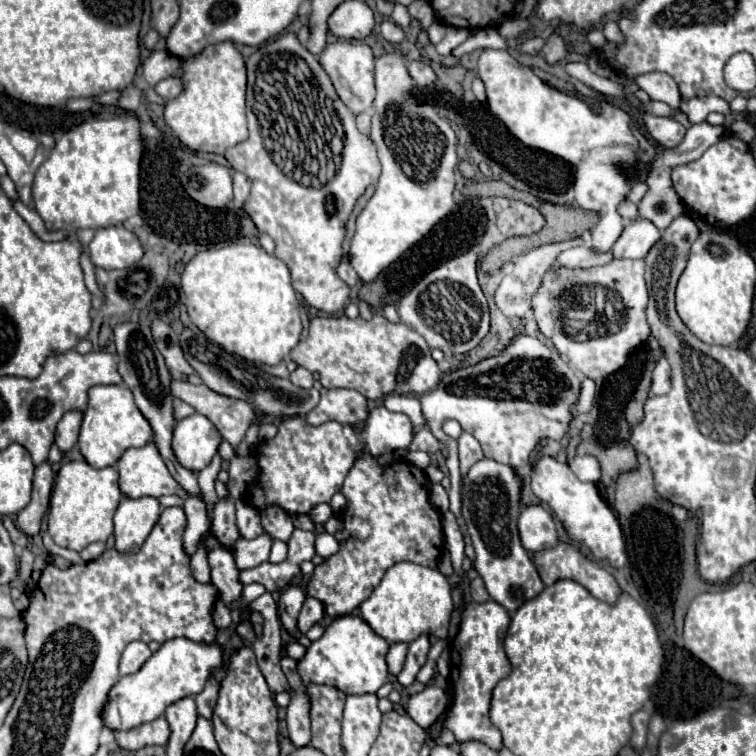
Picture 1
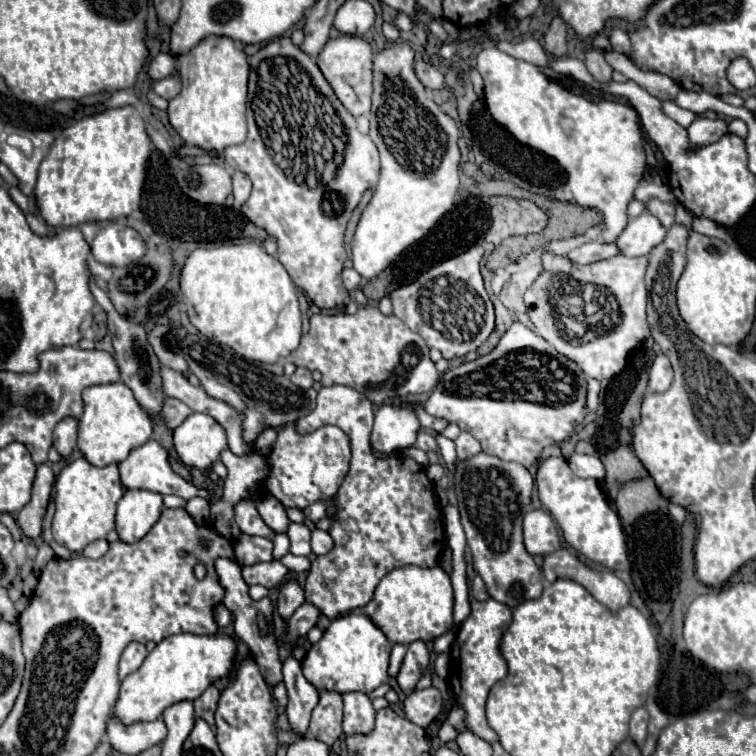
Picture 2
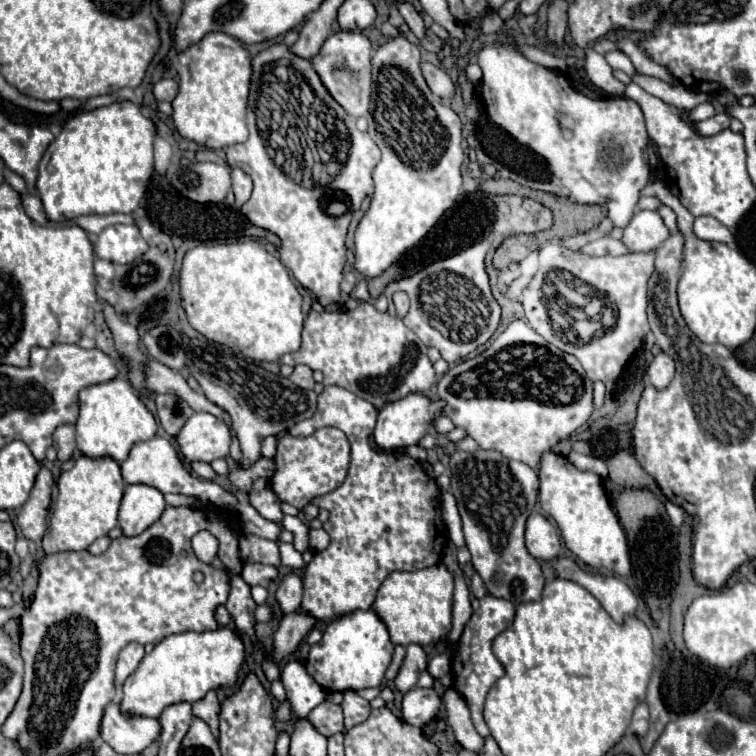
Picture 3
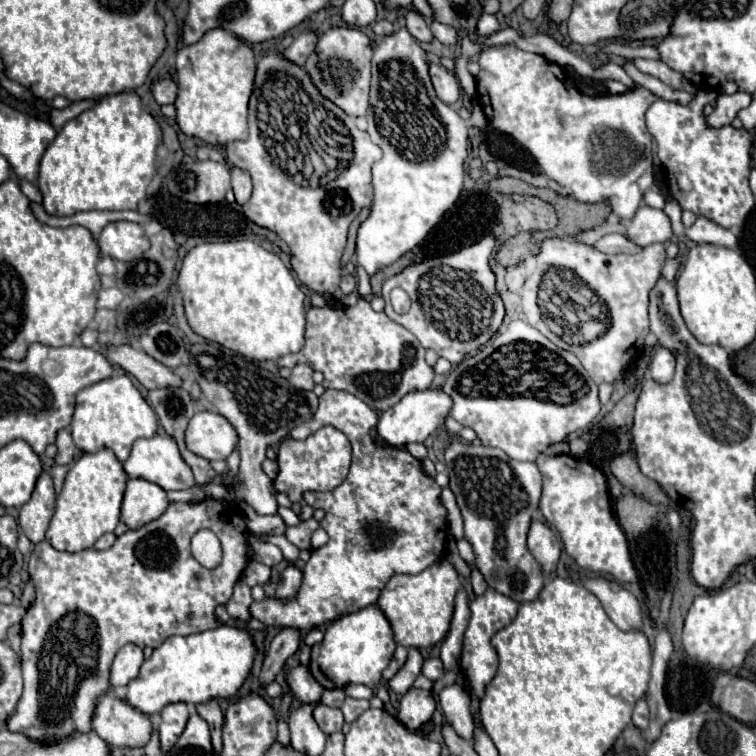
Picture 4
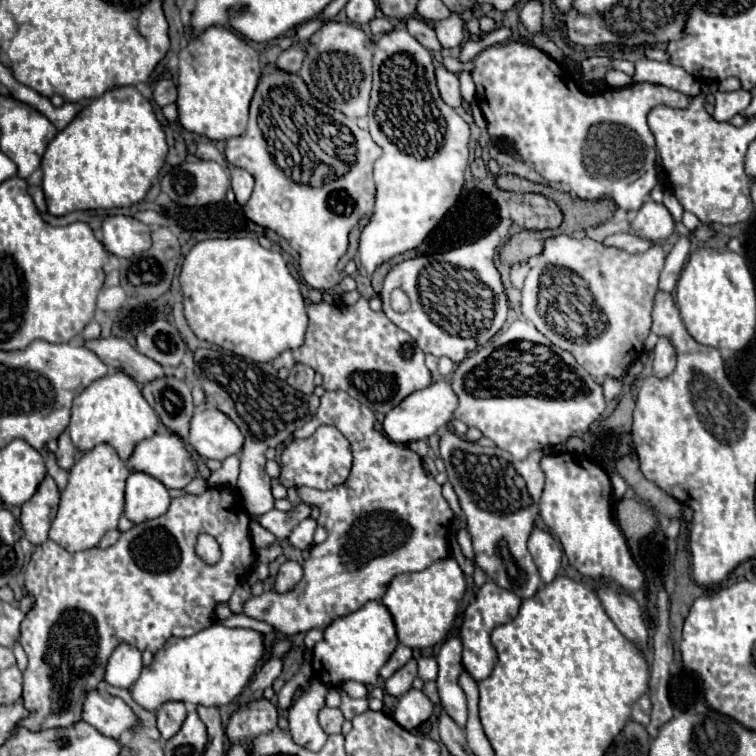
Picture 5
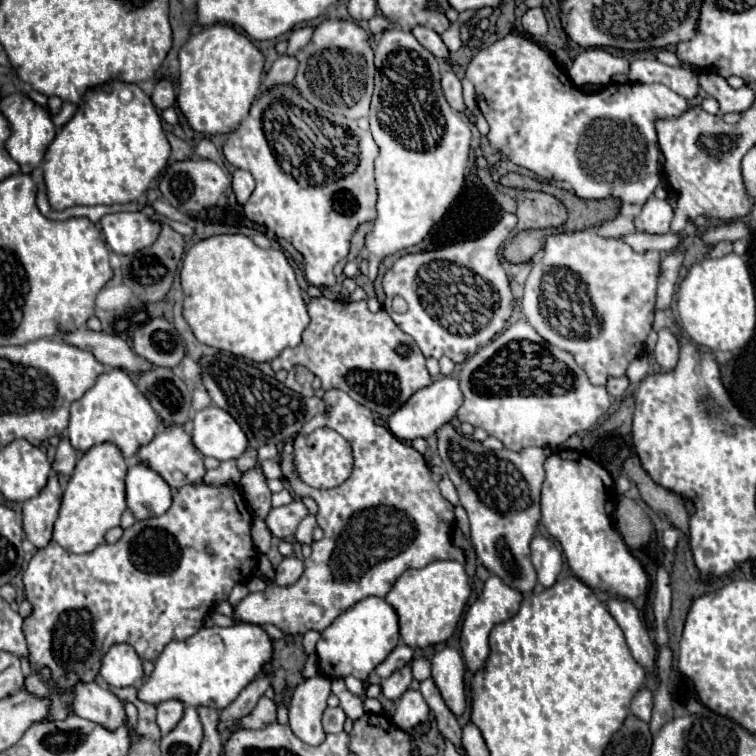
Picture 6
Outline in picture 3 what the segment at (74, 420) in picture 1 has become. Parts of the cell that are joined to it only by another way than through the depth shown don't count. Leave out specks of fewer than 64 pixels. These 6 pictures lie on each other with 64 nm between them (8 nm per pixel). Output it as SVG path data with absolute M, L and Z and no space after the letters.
M62 424L54 432L54 448L58 450L58 460L66 462L70 460L72 452L76 450L76 440L74 440L74 426L72 424Z

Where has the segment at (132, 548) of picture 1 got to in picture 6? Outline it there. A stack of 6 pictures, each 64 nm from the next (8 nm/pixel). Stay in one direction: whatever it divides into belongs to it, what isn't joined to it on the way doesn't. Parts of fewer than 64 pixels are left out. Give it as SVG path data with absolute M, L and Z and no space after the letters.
M136 464L126 476L126 502L136 520L164 514L172 504L170 486L148 466Z

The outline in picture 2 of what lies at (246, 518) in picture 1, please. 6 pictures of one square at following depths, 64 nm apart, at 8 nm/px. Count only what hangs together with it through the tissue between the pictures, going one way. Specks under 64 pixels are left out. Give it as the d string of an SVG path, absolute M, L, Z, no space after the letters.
M240 500L236 504L236 524L244 534L250 536L272 536L274 532L268 532L268 526L264 520L260 520L260 514L252 500Z

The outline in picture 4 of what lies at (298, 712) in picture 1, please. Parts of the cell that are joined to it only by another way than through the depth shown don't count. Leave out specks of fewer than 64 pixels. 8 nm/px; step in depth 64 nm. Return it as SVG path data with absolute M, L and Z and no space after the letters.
M302 664L286 670L286 684L292 696L300 704L318 704L324 692L324 688L314 680L314 676Z

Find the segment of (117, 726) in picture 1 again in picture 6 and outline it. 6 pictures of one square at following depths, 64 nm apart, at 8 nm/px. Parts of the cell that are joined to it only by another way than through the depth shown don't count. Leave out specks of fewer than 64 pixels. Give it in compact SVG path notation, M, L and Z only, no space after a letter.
M238 624L230 628L202 628L182 642L170 642L154 670L138 688L138 698L146 704L158 706L164 700L180 700L190 706L210 706L216 710L226 708L236 696L262 672L264 664L272 658L270 636L256 624Z

